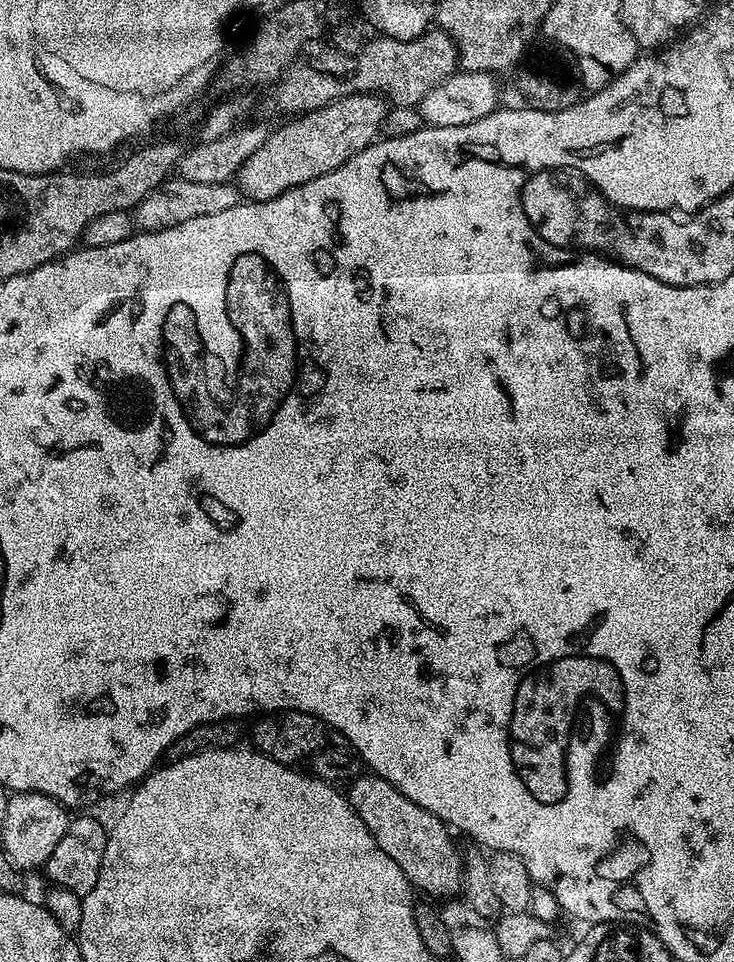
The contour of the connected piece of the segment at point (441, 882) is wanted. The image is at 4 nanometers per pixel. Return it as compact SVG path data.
M361 775L360 779L351 785L351 788L352 808L362 818L362 822L370 830L370 834L374 834L378 846L382 846L382 850L386 850L386 854L390 854L390 858L394 862L398 862L398 866L406 874L413 889L419 890L421 893L424 891L428 896L456 898L459 897L456 896L459 892L461 895L462 889L465 887L466 860L462 852L460 856L460 848L456 845L455 838L457 839L457 837L454 835L453 829L443 824L434 814L430 814L430 810L422 810L422 806L410 802L410 798L406 798L406 794L399 792L395 786L378 775Z

